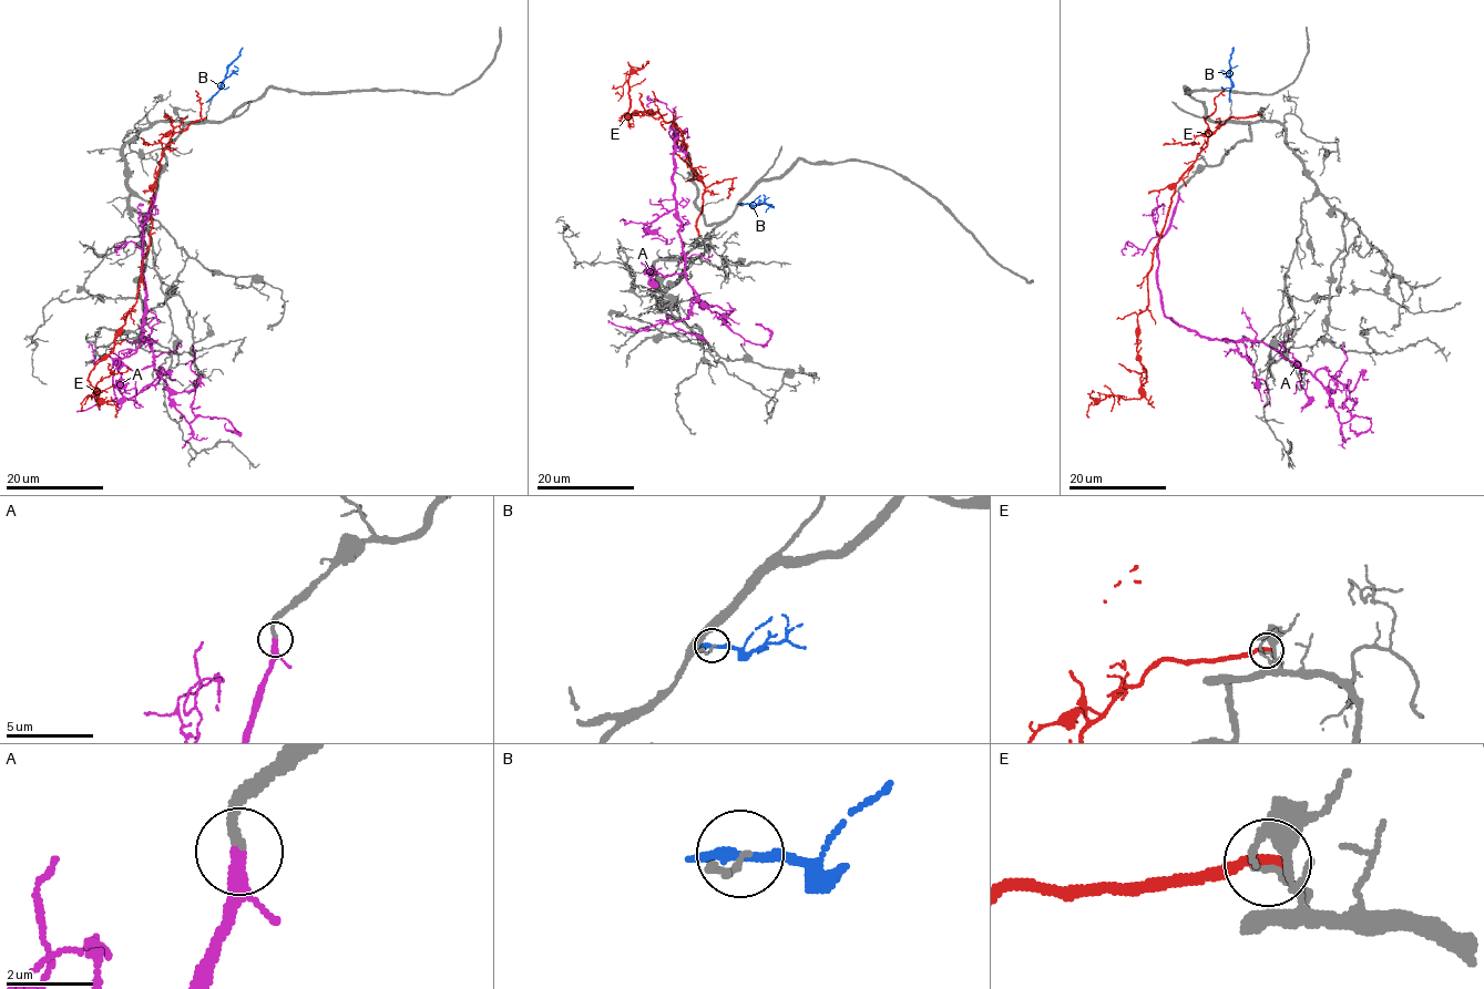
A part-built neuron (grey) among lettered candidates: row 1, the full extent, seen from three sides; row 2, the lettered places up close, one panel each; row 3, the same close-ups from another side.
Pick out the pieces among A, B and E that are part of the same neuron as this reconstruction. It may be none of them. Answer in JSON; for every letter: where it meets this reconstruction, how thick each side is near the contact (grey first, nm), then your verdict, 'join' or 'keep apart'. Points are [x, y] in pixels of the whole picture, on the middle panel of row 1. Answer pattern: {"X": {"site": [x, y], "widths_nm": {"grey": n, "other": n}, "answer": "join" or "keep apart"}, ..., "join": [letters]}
{"A": {"site": [687, 153], "widths_nm": {"grey": 240, "other": 200}, "answer": "join"}, "B": {"site": [743, 203], "widths_nm": {"grey": 110, "other": 200}, "answer": "keep apart"}, "E": {"site": [698, 234], "widths_nm": {"grey": 130, "other": 320}, "answer": "keep apart"}, "join": ["A"]}

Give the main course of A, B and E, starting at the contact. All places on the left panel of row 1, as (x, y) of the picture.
A: (155, 194), (143, 238), (142, 337), (187, 422), (223, 418), (239, 433), (226, 423)
B: (212, 96), (219, 89), (227, 67), (242, 47)
E: (167, 114), (173, 135), (154, 184), (135, 305), (88, 380), (100, 400), (115, 407), (115, 418)

